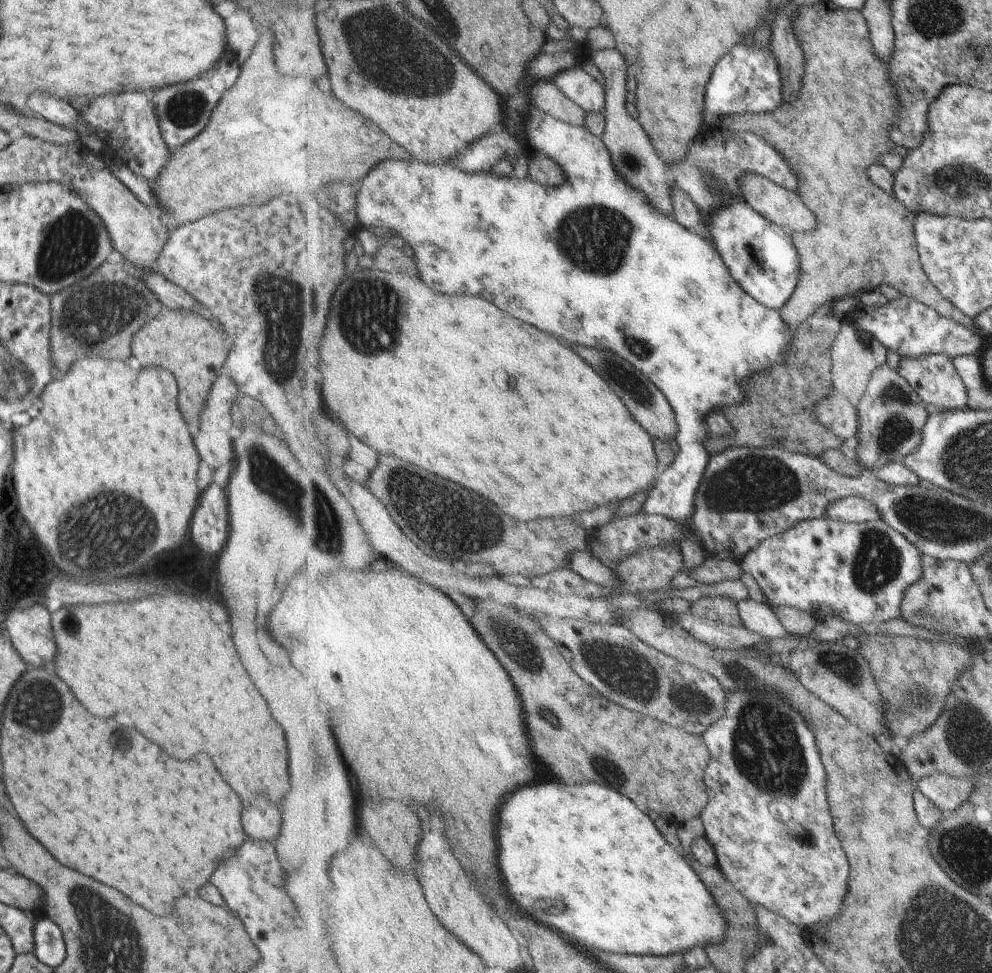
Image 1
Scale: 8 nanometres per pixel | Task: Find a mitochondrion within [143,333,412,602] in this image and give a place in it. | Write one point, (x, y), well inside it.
(329, 526)

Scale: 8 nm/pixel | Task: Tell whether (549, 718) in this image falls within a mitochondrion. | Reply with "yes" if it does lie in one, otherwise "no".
yes

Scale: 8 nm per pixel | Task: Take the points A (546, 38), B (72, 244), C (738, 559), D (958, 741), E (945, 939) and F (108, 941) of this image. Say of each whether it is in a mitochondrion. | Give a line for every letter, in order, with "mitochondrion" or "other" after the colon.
A: other
B: mitochondrion
C: other
D: mitochondrion
E: mitochondrion
F: mitochondrion

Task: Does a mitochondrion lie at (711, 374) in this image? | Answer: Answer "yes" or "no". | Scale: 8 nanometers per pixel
no

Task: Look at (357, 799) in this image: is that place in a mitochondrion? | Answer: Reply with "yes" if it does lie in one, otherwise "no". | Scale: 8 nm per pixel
no

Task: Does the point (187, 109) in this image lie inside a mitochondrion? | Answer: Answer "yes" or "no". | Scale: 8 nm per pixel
yes

